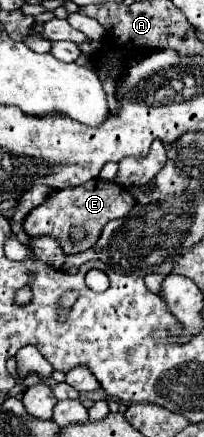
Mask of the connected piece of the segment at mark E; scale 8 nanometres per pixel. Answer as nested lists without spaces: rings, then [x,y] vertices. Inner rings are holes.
[[[101,178],[95,180],[89,180],[81,186],[69,186],[69,188],[63,188],[63,190],[55,190],[51,192],[51,196],[37,208],[33,208],[25,220],[23,220],[23,230],[29,234],[29,236],[53,236],[61,242],[63,250],[67,254],[77,254],[77,252],[83,252],[87,248],[93,248],[101,236],[101,230],[103,226],[109,222],[109,220],[115,220],[115,218],[123,218],[125,214],[129,214],[129,210],[133,208],[135,204],[135,196],[121,184],[117,182],[105,182]],[[73,226],[81,226],[85,228],[85,238],[75,244],[69,236],[71,228]]]

